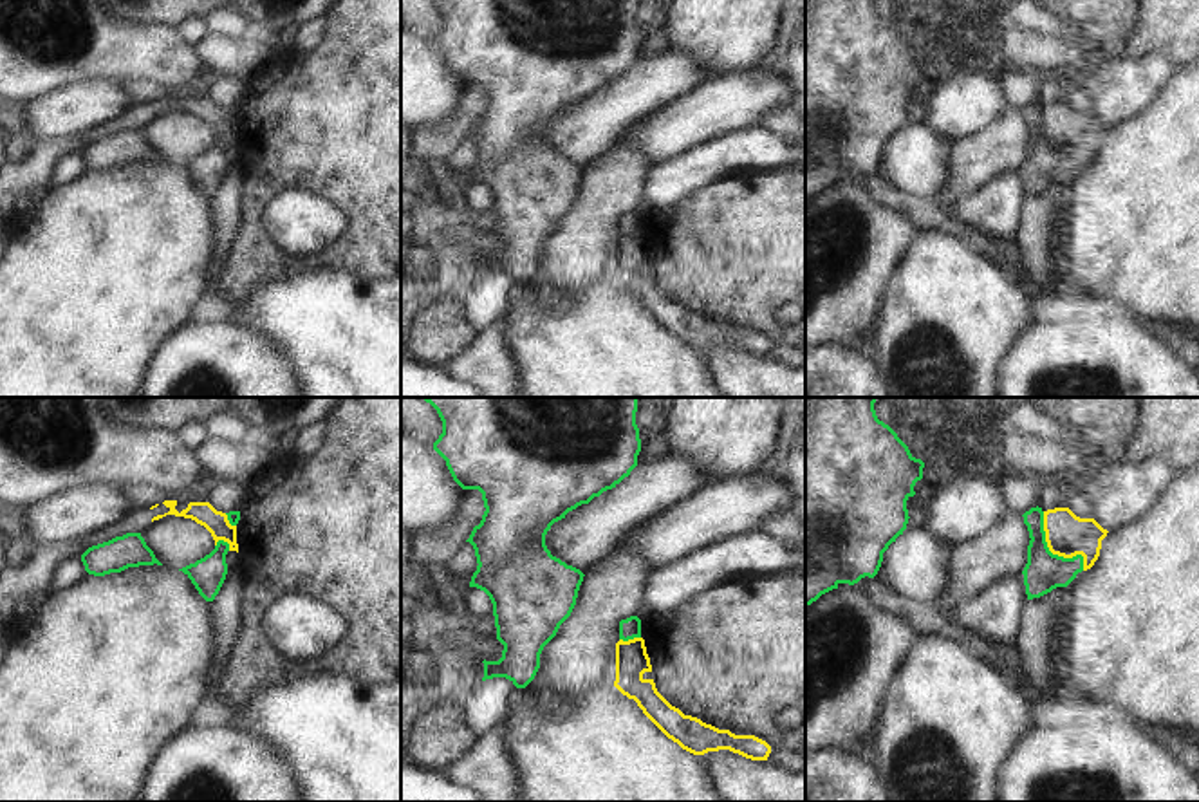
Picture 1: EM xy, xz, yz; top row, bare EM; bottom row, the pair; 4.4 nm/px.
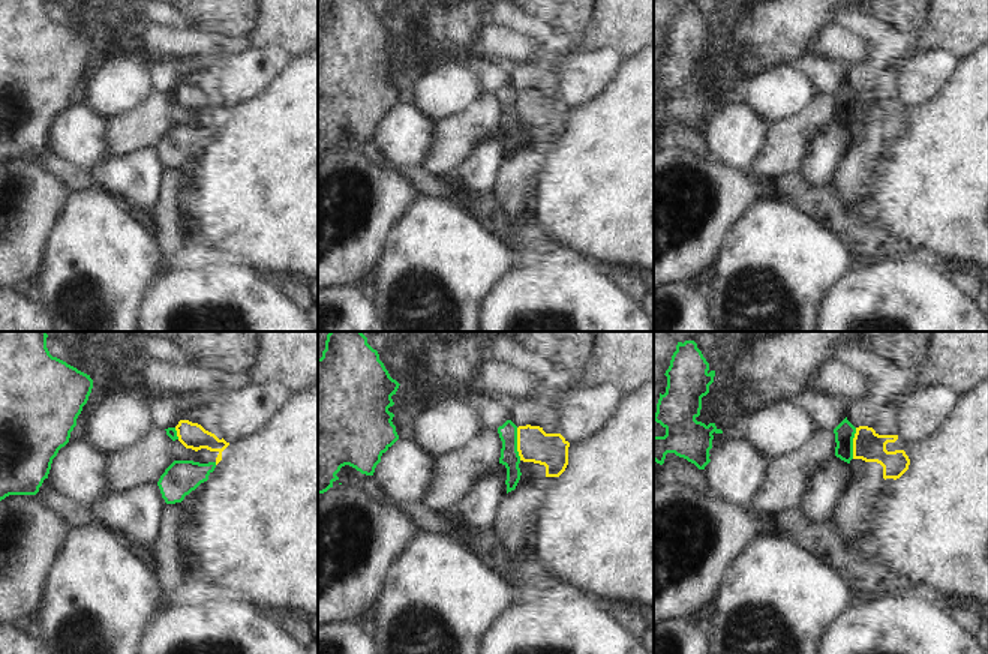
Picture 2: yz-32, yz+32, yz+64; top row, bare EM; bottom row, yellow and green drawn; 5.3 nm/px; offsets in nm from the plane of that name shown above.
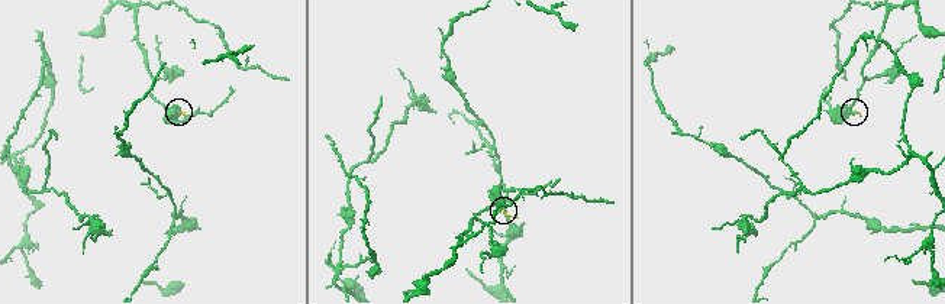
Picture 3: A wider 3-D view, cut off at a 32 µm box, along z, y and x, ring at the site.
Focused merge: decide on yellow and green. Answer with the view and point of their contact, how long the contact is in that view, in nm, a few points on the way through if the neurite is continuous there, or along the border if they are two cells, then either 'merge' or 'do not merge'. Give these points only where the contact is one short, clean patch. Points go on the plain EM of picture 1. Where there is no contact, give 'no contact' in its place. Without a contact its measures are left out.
contact yz (1053, 149); length 320 nm; border yz (1042, 107), (1046, 141), (1064, 152), (1080, 150), (1084, 165); do not merge

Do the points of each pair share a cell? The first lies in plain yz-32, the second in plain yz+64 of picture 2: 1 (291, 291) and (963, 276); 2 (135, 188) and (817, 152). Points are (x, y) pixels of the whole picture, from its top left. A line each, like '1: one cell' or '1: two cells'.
1: one cell
2: one cell

